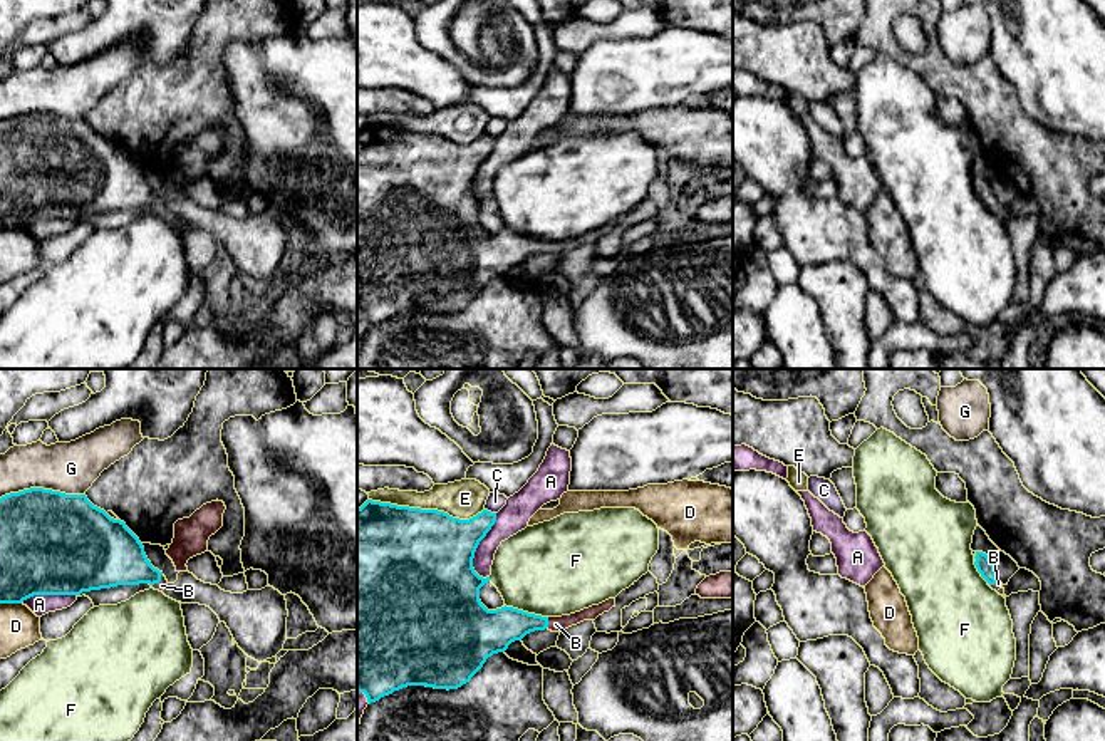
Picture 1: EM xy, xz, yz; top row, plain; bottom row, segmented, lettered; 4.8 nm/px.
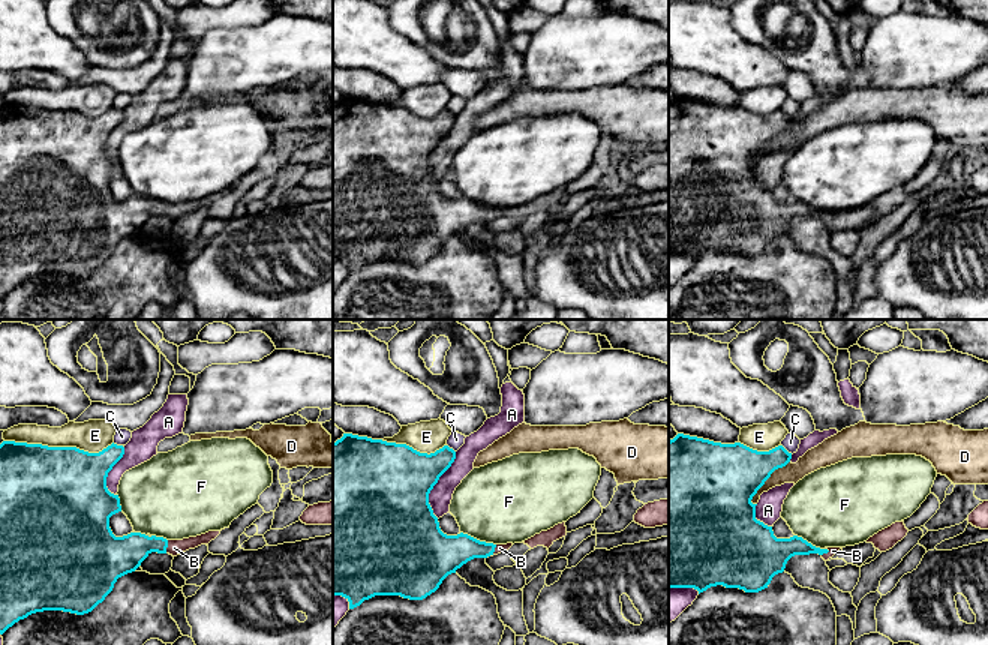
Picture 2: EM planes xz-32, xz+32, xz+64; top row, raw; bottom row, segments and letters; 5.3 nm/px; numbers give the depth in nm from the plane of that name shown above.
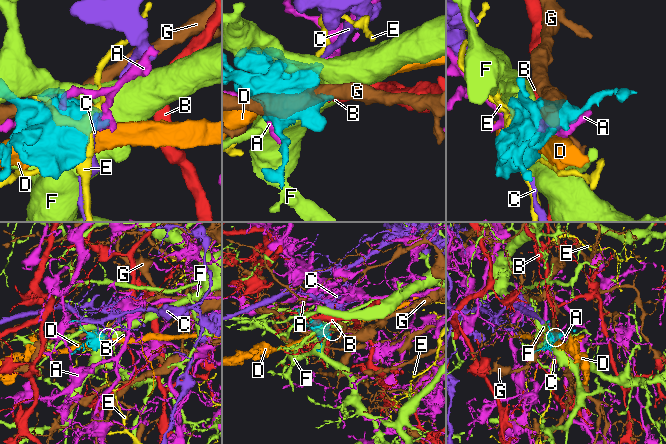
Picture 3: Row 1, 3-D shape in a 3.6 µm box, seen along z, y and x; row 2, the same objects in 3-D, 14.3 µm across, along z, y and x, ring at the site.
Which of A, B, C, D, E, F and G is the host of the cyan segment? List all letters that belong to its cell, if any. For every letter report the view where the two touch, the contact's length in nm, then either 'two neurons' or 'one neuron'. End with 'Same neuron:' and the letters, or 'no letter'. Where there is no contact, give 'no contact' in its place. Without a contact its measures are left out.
A: meets cyan in xz; contact 320 nm long; two neurons
B: meets cyan in xz; contact 60 nm long; one neuron
C: meets cyan in xz; contact 60 nm long; two neurons
D: meets cyan in xy; contact 100 nm long; two neurons
E: meets cyan in xz; contact 550 nm long; two neurons
F: meets cyan in xz; contact 220 nm long; two neurons
G: meets cyan in xy; contact 400 nm long; two neurons
Same neuron: B

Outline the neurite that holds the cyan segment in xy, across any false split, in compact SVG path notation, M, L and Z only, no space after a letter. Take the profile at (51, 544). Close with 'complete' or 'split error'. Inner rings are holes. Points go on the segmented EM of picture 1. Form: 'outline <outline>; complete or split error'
outline M30 488L0 498L0 604L22 604L34 595L80 595L139 583L149 583L154 590L163 592L168 580L151 565L143 543L126 523L94 506L86 495Z; split error

